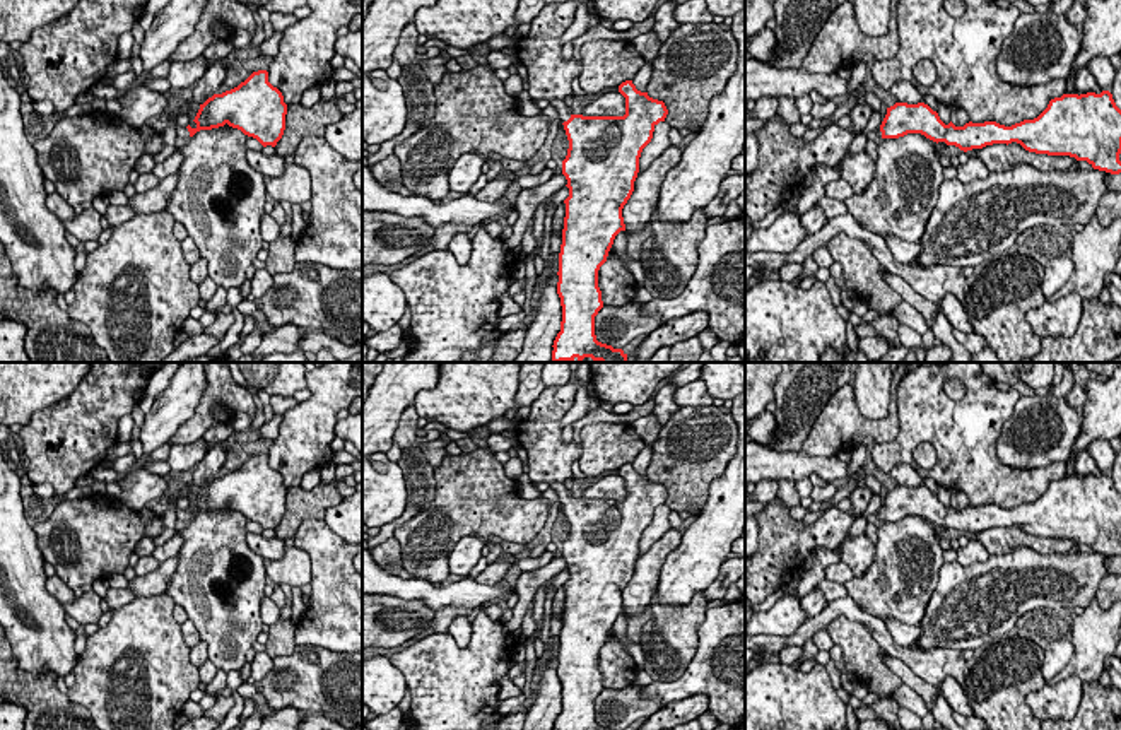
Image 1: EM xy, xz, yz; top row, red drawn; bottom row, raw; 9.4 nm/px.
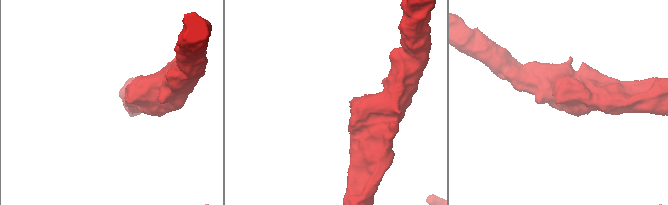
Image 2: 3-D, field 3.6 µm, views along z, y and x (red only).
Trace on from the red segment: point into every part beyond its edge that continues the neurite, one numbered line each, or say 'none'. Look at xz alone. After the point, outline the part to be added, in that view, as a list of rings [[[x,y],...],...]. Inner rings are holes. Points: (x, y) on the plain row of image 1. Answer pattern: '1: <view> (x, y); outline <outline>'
1: xz (564, 496); outline [[[554,482],[554,484],[550,484],[550,487],[559,494],[559,503],[560,503],[562,506],[571,501],[572,494],[571,494],[571,491],[566,489],[564,484]]]

